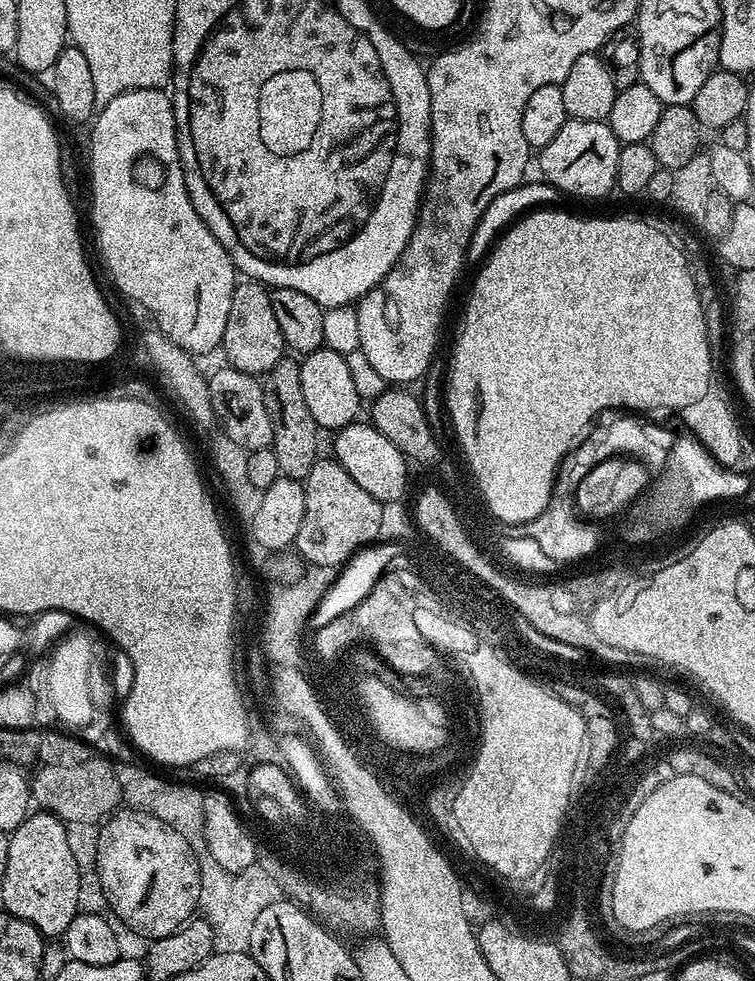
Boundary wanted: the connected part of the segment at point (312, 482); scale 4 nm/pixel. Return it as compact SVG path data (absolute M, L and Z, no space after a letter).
M317 459L302 483L306 514L302 518L302 526L296 535L294 548L309 565L332 570L335 564L347 564L359 550L381 539L381 501L366 494L366 490L362 490L362 486L358 486L358 482L354 482L354 478L350 478L350 474L346 474L346 470L337 464L335 459Z

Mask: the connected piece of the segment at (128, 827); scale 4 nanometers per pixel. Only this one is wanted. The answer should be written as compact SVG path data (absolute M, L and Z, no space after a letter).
M135 810L117 811L111 818L103 821L98 831L96 866L100 870L102 890L104 897L108 899L111 915L117 921L120 919L130 931L160 942L167 941L170 934L179 931L192 920L198 908L196 864L192 864L192 852L184 848L184 840L180 840L180 836L176 836L177 833L178 830L174 830L166 822Z

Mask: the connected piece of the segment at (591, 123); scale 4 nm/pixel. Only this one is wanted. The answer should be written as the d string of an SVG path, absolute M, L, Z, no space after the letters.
M569 118L558 130L554 142L545 148L539 149L540 168L544 171L543 179L561 193L569 192L572 196L585 196L592 200L595 196L604 196L608 191L616 188L616 175L618 174L618 154L622 145L612 132L612 127L603 120L573 120Z

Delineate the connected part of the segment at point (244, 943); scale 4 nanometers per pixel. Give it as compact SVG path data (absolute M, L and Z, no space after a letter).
M255 863L252 868L254 872L254 881L251 880L247 873L234 874L227 871L226 868L220 866L206 867L206 871L203 871L206 882L210 882L212 887L210 892L202 894L202 902L199 904L199 909L203 919L209 923L214 934L214 947L216 952L220 953L242 953L248 951L250 944L251 927L254 926L255 919L258 918L262 910L266 906L272 904L274 901L281 899L282 891L279 883L276 880L276 874L269 867L266 868L261 863Z

